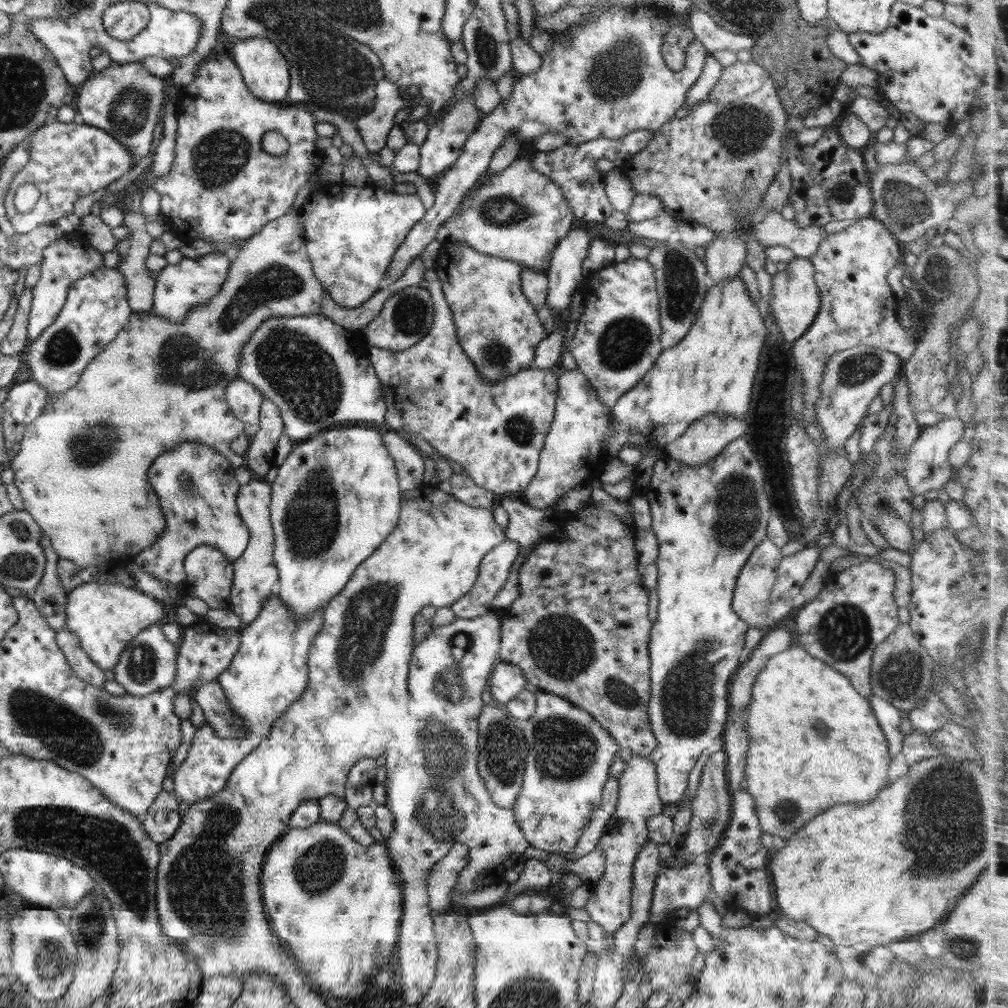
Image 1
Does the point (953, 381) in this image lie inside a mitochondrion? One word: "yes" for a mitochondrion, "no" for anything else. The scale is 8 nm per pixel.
no

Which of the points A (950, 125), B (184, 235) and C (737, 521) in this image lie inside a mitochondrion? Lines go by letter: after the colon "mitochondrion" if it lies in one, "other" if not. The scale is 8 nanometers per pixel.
A: other
B: other
C: mitochondrion

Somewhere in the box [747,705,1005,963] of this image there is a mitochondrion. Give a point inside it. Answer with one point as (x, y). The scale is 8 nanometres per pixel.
(941, 832)

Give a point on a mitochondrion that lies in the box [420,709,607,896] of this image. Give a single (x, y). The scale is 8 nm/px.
(562, 749)

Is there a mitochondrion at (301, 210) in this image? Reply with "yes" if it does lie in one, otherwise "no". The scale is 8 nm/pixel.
no

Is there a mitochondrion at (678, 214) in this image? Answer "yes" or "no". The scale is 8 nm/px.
no

